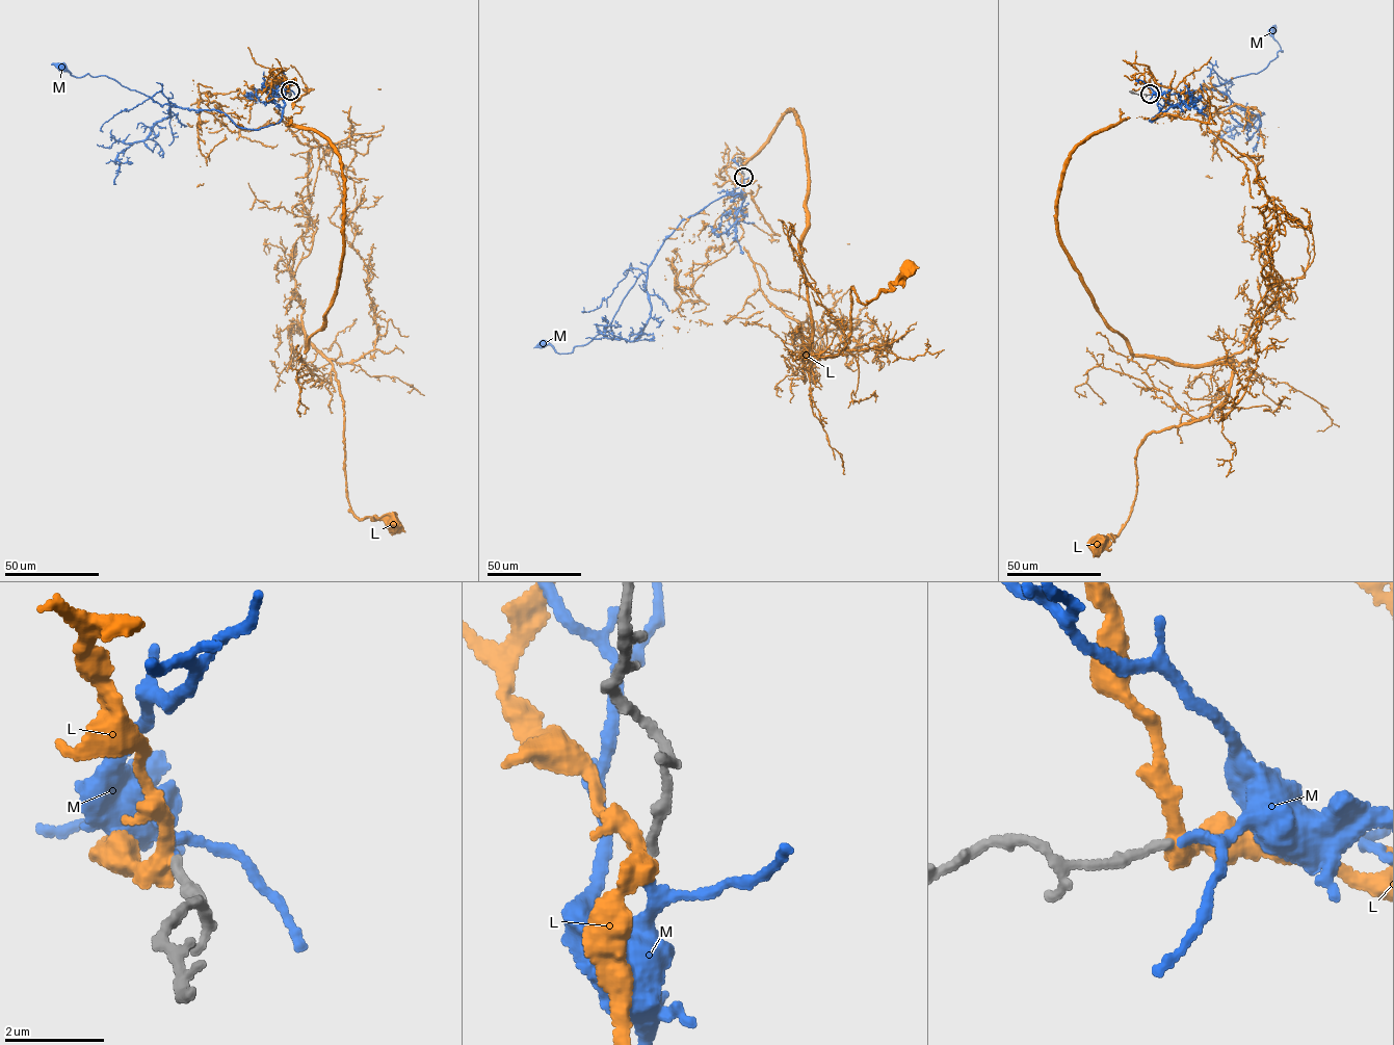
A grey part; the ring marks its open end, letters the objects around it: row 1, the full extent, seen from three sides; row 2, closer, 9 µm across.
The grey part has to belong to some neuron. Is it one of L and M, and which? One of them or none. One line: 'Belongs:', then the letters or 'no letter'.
Belongs: M

